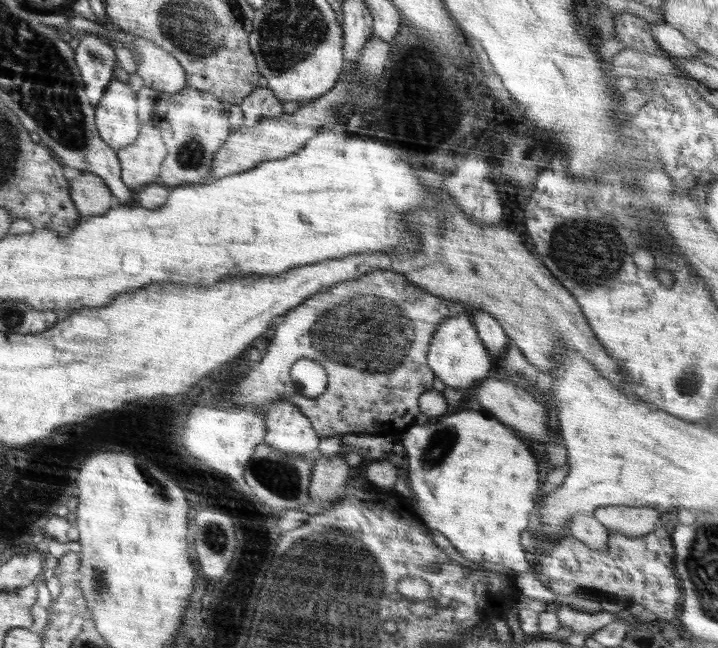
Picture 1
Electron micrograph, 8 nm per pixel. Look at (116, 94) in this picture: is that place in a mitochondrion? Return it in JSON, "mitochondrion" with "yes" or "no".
{"mitochondrion":"no"}

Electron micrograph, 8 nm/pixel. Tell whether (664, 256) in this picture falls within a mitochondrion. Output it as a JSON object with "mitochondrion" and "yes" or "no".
{"mitochondrion":"yes"}

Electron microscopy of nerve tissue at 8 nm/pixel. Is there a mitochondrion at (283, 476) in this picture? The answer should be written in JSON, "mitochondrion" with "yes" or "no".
{"mitochondrion":"yes"}

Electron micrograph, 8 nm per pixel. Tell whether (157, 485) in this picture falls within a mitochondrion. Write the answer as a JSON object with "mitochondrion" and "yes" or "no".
{"mitochondrion":"yes"}

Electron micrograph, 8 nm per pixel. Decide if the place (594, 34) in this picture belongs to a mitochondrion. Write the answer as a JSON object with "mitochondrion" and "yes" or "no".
{"mitochondrion":"no"}

